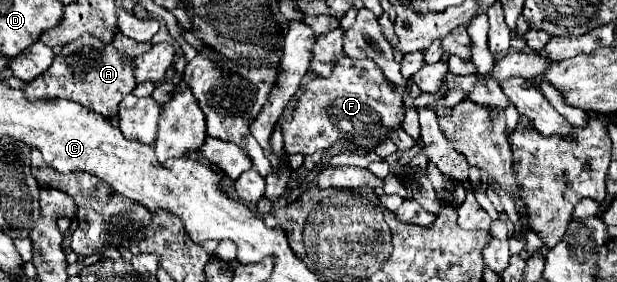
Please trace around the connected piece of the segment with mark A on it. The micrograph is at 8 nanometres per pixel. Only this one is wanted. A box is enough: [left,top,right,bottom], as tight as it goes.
[24,37,136,117]

